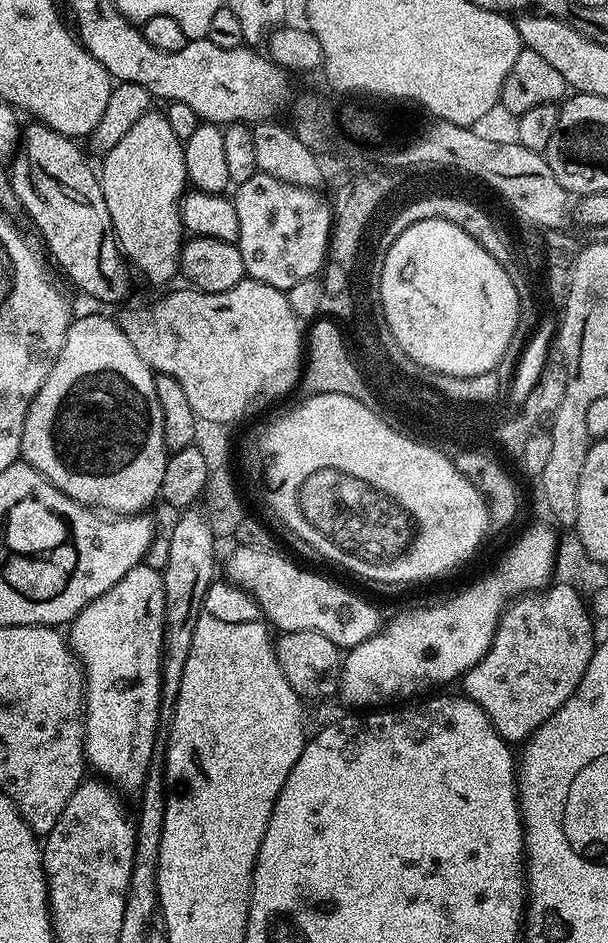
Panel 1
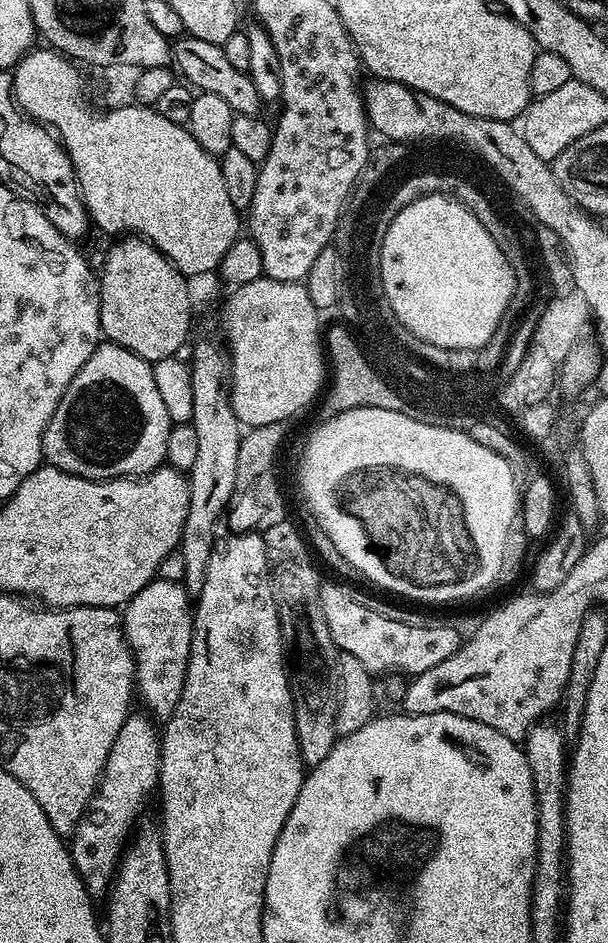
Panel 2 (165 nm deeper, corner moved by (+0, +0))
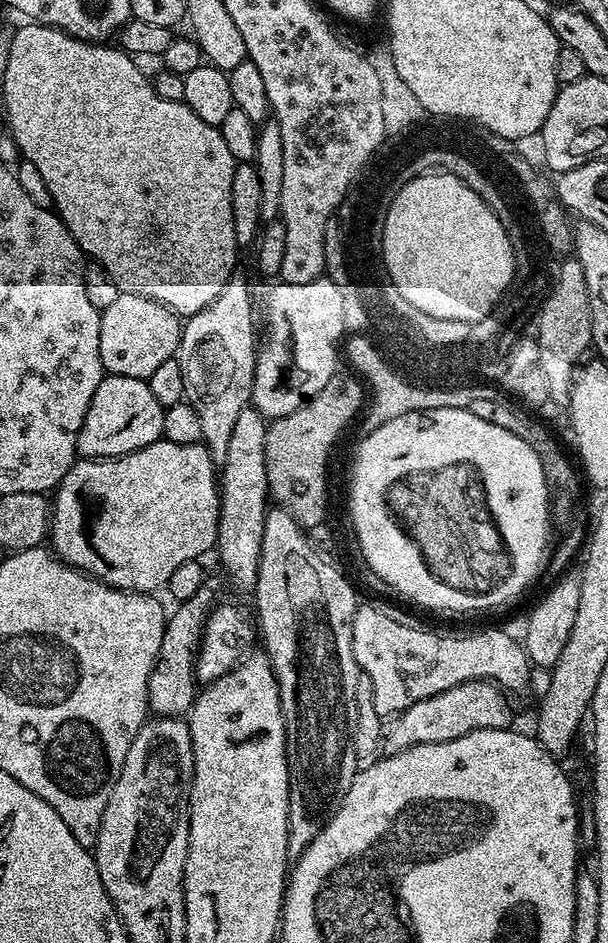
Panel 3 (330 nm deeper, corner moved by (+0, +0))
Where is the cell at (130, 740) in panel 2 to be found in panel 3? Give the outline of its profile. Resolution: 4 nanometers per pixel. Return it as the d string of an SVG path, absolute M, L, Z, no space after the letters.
M205 586L194 598L181 600L175 605L176 613L167 617L162 634L162 646L158 646L158 658L148 683L148 707L157 717L183 717L192 711L198 695L196 679L196 655L200 652L200 639L204 637L204 624L214 607L216 592Z

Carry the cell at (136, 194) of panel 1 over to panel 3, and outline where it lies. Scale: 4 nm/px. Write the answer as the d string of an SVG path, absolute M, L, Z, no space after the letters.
M129 292L116 294L108 305L103 305L100 314L100 357L105 373L109 376L147 380L150 374L154 374L154 370L158 370L158 366L162 366L162 362L173 359L180 351L181 331L181 317L171 312L165 304Z

